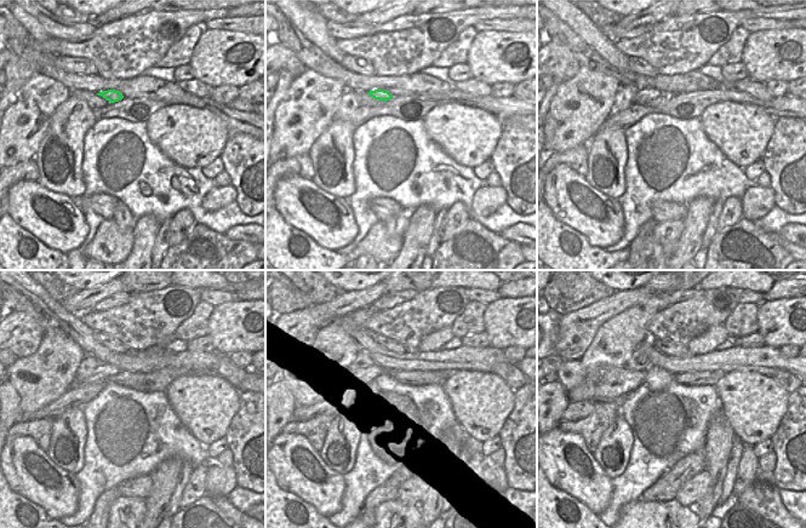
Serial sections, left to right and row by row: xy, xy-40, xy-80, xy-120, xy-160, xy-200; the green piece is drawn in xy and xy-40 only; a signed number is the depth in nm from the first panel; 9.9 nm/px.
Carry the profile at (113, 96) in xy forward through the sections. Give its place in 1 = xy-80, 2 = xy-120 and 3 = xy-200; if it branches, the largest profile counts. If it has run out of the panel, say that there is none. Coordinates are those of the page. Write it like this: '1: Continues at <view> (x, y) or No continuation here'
1: Continues at xy-80 (642, 96)
2: Continues at xy-120 (101, 373)
3: Continues at xy-200 (606, 383)

